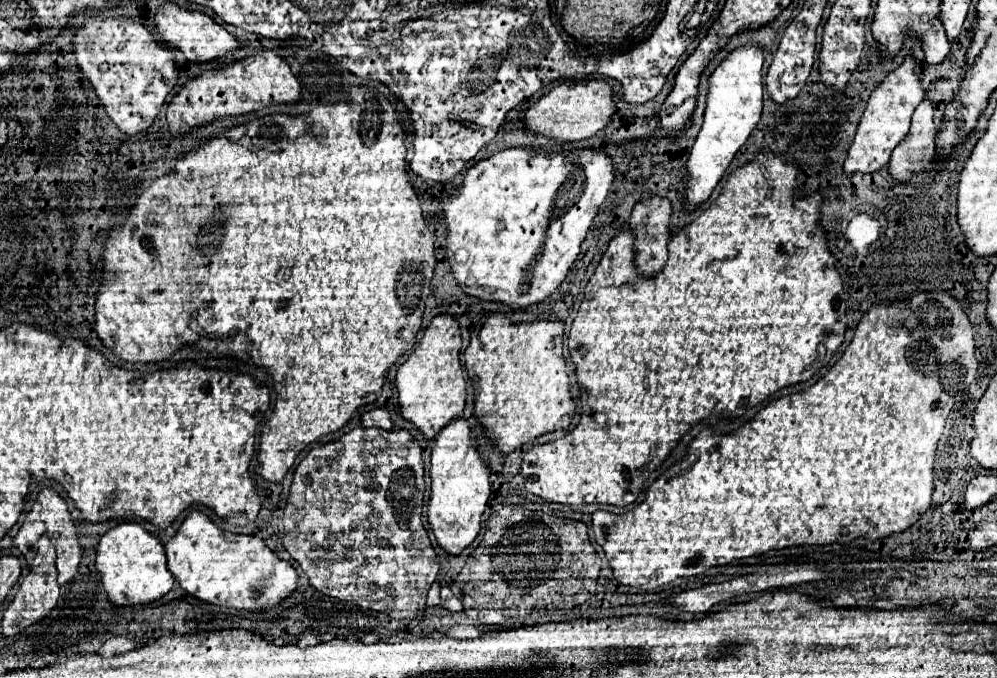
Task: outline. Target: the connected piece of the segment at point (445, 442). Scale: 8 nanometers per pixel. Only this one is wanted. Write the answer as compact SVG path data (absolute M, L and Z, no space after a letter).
M461 417L451 421L439 433L431 453L431 495L427 505L427 519L437 543L449 555L461 555L463 549L477 539L481 529L481 515L491 495L489 469L473 443L475 439L471 437L469 425Z

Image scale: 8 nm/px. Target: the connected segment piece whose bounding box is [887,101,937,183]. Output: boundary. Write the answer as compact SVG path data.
M921 101L913 113L911 129L907 139L895 147L891 155L891 163L887 167L889 175L897 183L909 183L915 173L929 169L929 163L935 155L935 133L937 127L933 123L935 107L931 101Z

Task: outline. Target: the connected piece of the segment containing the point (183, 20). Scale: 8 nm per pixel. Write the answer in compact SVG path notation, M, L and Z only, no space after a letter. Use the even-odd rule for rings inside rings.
M175 3L161 5L161 9L155 15L155 33L163 41L167 41L175 49L179 49L187 57L187 61L191 61L191 63L209 63L209 61L225 59L227 53L231 53L231 51L241 47L237 37L227 33L209 15L199 13L199 11L185 11L181 7L177 7Z

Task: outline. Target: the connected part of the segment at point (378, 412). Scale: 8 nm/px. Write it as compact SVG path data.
M373 409L373 411L363 413L361 427L365 427L365 429L367 427L379 427L379 429L385 429L385 431L391 431L393 429L387 409Z

